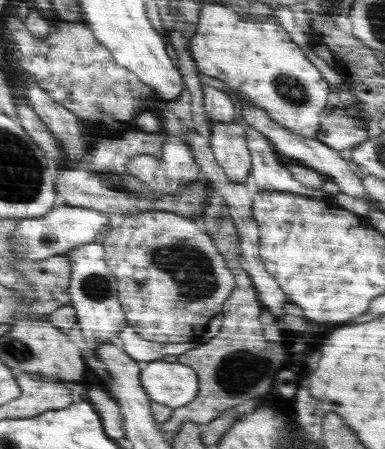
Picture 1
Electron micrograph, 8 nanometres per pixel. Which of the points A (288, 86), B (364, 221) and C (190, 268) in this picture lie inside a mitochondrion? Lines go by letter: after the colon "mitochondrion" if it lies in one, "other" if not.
A: mitochondrion
B: other
C: mitochondrion

